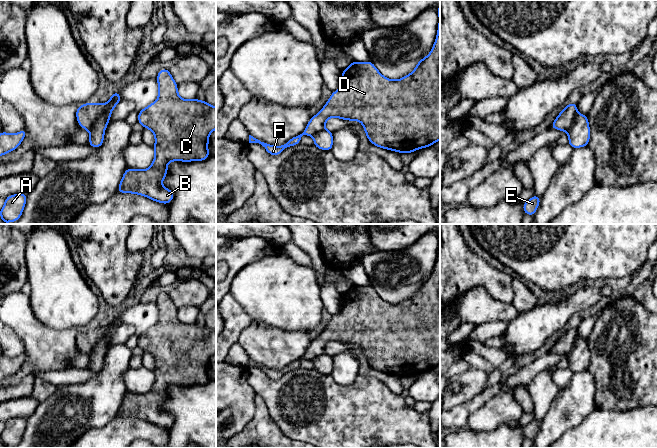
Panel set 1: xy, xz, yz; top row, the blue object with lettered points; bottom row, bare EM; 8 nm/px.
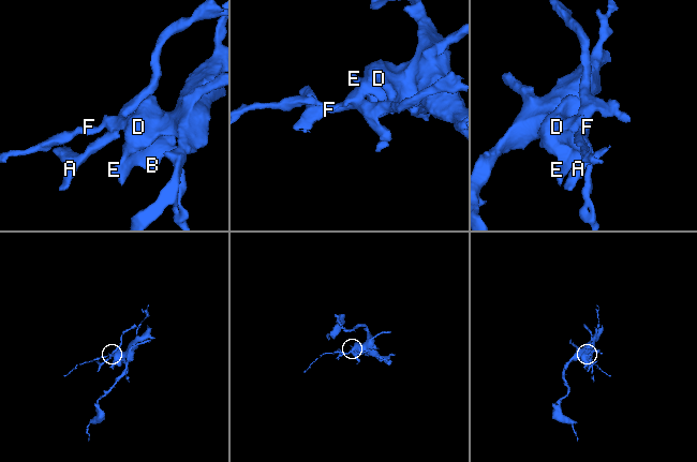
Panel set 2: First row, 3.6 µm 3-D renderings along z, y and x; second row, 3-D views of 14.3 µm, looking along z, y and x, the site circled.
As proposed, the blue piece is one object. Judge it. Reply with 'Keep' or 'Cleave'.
Cleave

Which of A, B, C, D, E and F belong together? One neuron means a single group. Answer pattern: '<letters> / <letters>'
A / B C D E F

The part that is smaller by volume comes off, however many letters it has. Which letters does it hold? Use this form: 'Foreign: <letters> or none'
Foreign: A

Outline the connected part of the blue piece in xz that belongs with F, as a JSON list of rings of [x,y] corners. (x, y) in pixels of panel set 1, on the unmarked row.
[[[440,230],[437,231],[439,249],[436,264],[431,276],[418,285],[416,292],[407,300],[391,304],[384,301],[371,285],[353,285],[342,295],[341,309],[337,315],[332,316],[325,330],[308,346],[304,356],[291,362],[282,370],[274,370],[249,359],[249,367],[259,367],[273,380],[279,379],[290,370],[300,368],[303,359],[314,360],[325,353],[329,342],[336,341],[348,345],[356,344],[362,347],[368,364],[376,371],[397,375],[398,377],[412,377],[415,374],[433,369],[440,364]]]

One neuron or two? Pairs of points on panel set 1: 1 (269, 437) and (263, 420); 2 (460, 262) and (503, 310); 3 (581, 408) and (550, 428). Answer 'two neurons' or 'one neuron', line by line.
1: one neuron
2: two neurons
3: one neuron

